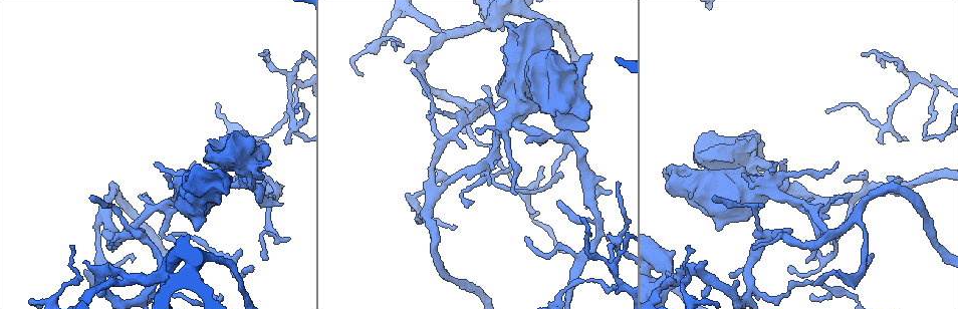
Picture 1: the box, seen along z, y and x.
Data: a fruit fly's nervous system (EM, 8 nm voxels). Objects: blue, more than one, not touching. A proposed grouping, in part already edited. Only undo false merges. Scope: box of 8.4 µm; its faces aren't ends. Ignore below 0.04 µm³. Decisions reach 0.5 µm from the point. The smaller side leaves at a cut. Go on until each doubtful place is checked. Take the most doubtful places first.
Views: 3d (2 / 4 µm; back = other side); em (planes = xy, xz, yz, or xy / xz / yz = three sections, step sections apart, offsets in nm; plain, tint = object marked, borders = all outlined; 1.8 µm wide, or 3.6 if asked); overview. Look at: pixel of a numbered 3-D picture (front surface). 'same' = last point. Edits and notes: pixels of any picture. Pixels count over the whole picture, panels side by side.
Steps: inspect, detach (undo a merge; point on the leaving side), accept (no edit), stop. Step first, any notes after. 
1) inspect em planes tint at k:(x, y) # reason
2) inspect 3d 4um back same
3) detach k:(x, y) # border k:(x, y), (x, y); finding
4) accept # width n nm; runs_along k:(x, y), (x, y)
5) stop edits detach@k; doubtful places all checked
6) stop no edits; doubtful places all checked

inspect 3d 2um at 1:(612, 271) # four-way junction

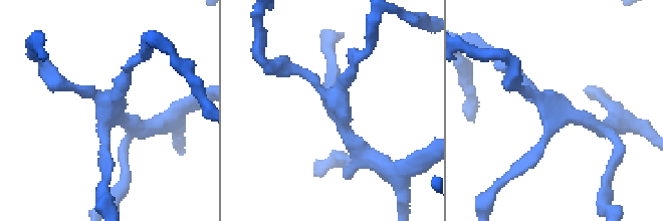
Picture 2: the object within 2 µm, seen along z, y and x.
inspect em planes tint at 2:(111, 109)

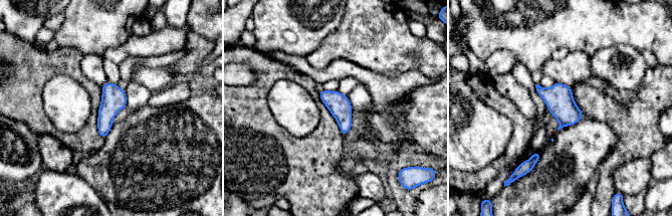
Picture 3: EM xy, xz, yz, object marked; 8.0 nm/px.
accept # width 180 nm; all the same neuron

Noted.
inspect 3d 2um back at 1:(668, 273) # touches itself

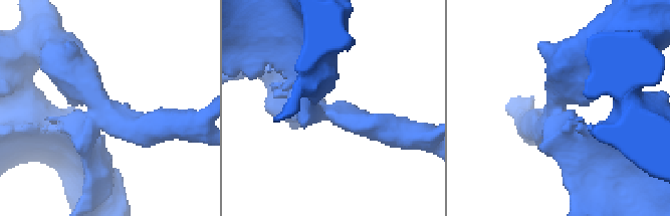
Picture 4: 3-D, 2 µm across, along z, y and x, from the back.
inspect em planes plain at 4:(118, 116) # arms 3; arm_widths 260, 280, 360 nm

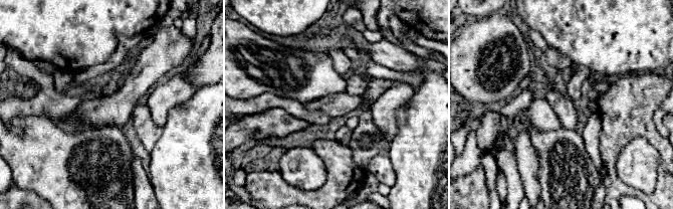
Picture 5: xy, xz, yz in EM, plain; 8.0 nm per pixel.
inspect em planes tint same # with the object marked

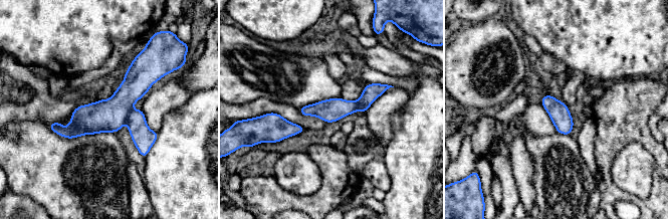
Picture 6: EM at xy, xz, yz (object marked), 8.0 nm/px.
accept # runs_along 6:(138, 58), (102, 117), (52, 127); one neuron here

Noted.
inspect em planes tint at 1:(168, 236) # sharp bend

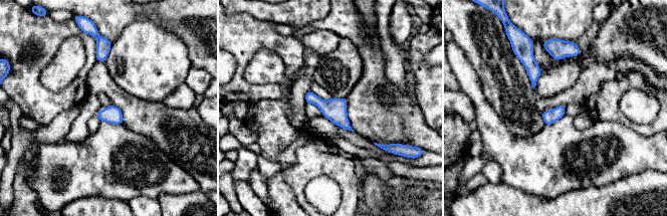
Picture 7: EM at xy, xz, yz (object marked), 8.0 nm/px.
accept # continuous, no second neuron

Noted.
inspect em 3.6um planes tint at 1:(510, 114)

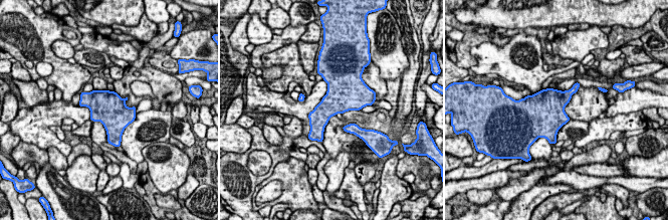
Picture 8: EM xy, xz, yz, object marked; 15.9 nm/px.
accept # one neuron here

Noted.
inspect 3d 2um at 1:(442, 187) # three arms meet

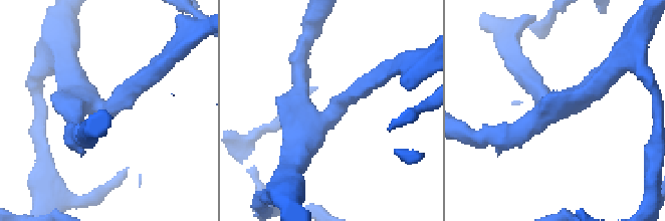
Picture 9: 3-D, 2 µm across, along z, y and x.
inspect em planes plain at 9:(559, 109) # arms 3; arm_widths 170, 170, 220 nm

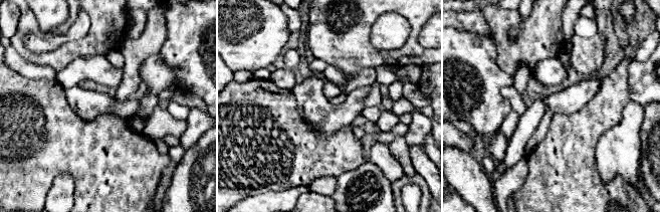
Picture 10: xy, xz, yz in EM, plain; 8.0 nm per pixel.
inspect em planes tint same # where the object lies

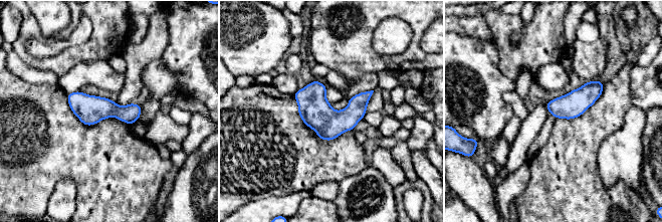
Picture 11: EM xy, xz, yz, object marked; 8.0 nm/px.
accept # all the same neuron

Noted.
inspect em yz step 4 tint at 1:(676, 283) # sharp bend

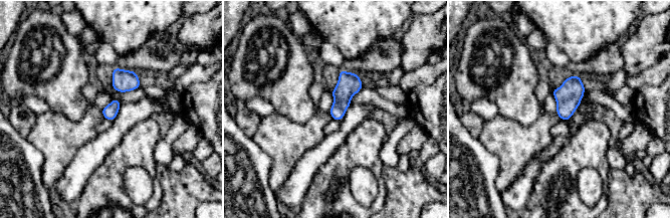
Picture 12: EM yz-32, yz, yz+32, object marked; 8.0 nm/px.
inspect em planes tint same

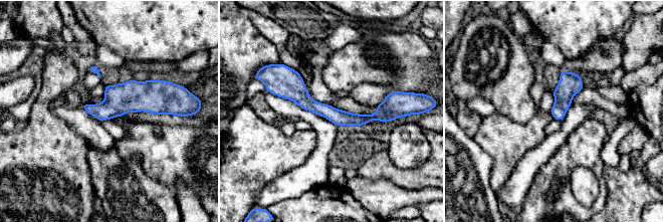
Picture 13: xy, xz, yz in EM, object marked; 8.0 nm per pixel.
accept # all the same neuron

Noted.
stop no edits; doubtful places all checked

